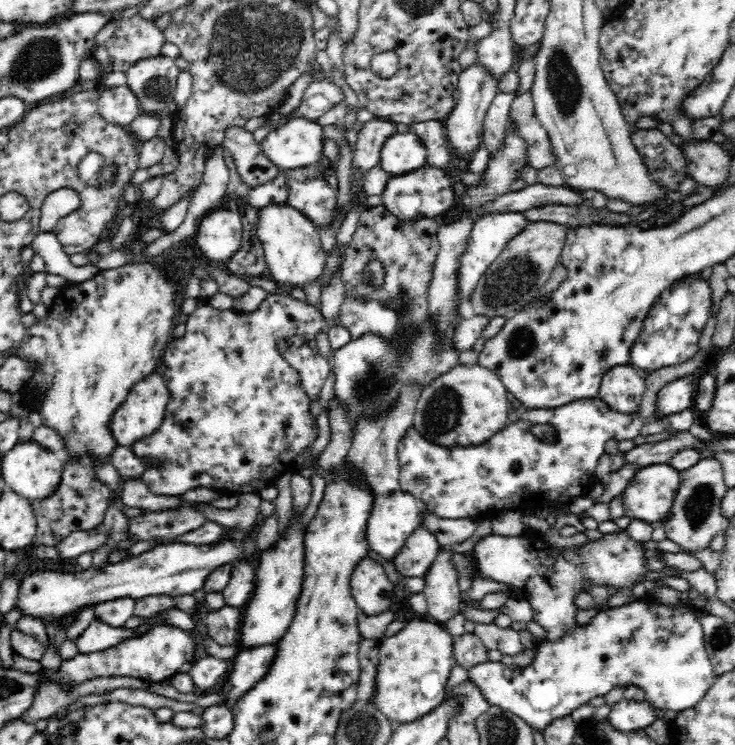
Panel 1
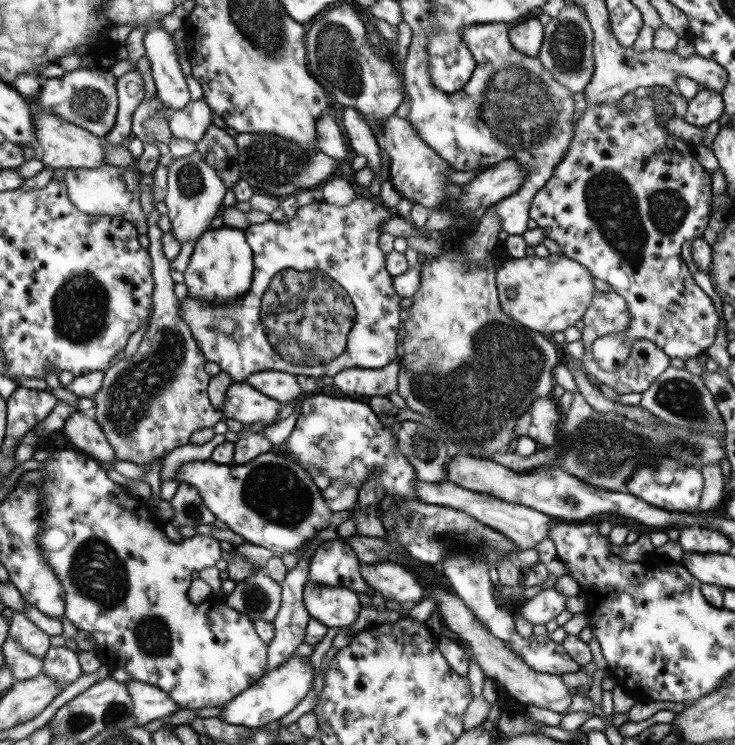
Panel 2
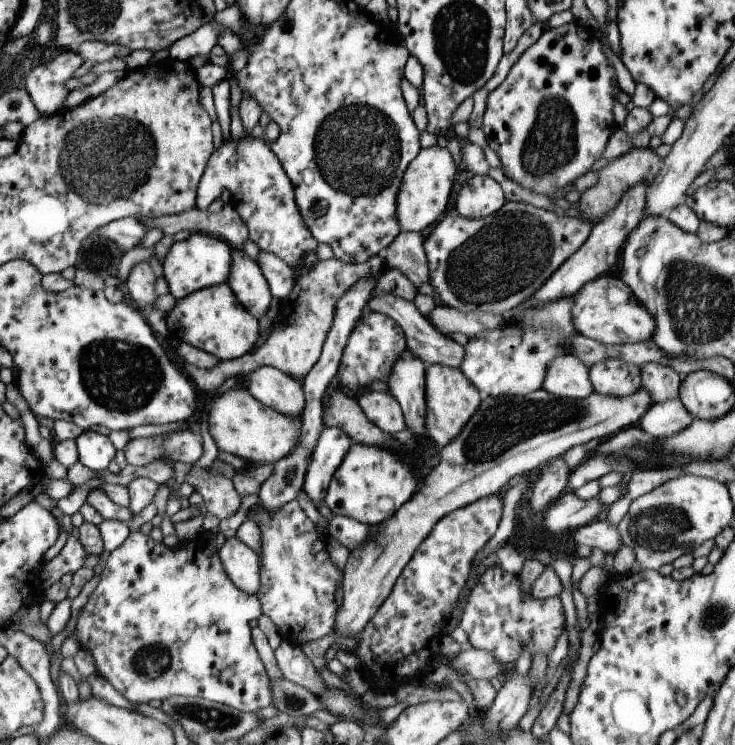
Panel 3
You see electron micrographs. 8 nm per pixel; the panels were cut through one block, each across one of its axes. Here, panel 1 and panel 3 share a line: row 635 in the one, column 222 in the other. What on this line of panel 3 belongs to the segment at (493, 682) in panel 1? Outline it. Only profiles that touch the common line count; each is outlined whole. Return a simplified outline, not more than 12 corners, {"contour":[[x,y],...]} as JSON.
{"contour":[[138,529],[73,634],[131,703],[272,704],[260,599]]}

